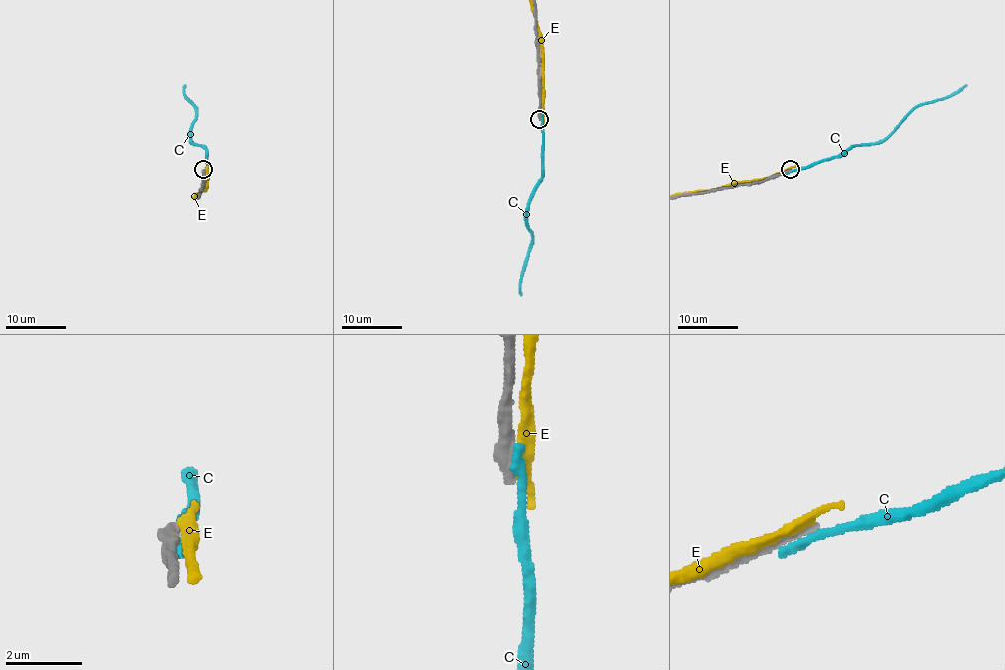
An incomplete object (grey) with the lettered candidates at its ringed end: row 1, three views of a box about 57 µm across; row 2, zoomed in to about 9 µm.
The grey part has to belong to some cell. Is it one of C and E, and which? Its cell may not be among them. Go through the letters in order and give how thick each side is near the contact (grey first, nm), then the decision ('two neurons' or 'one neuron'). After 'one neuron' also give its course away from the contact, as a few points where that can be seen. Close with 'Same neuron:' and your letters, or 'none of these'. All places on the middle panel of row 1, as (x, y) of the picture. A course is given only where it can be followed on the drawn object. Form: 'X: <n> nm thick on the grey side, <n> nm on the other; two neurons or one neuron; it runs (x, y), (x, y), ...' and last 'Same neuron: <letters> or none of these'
C: 360 nm thick on the grey side, 300 nm on the other; two neurons
E: 360 nm thick on the grey side, 240 nm on the other; two neurons
Same neuron: none of these

